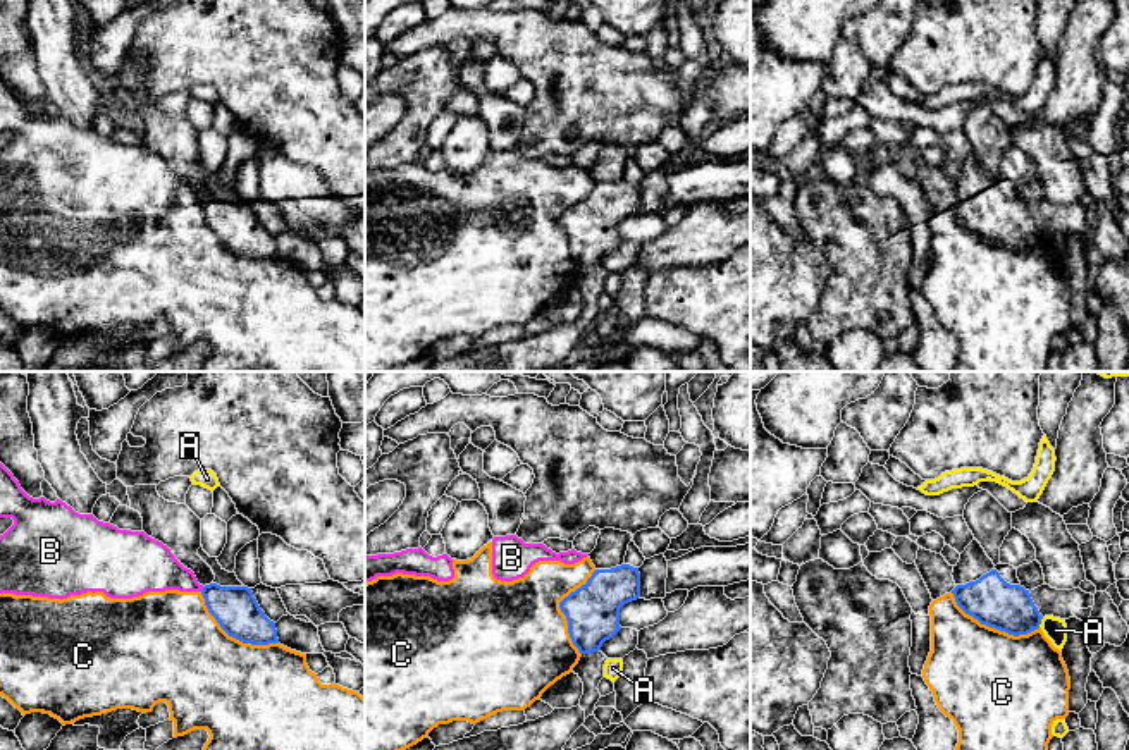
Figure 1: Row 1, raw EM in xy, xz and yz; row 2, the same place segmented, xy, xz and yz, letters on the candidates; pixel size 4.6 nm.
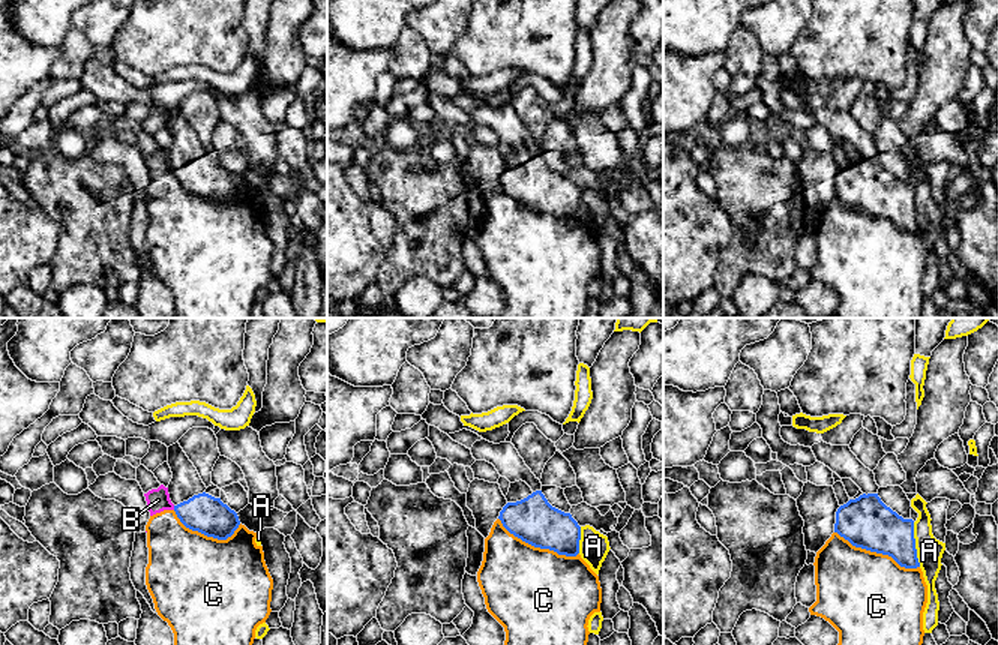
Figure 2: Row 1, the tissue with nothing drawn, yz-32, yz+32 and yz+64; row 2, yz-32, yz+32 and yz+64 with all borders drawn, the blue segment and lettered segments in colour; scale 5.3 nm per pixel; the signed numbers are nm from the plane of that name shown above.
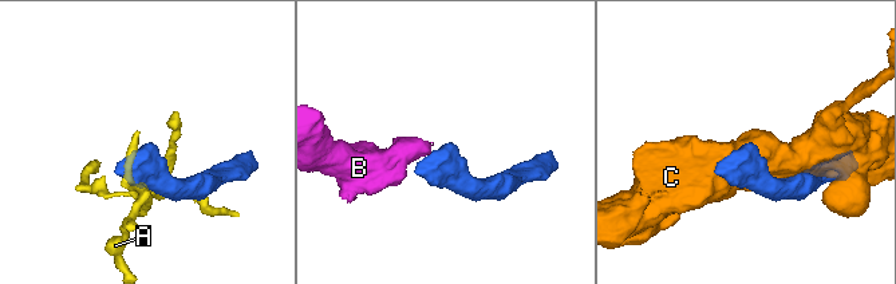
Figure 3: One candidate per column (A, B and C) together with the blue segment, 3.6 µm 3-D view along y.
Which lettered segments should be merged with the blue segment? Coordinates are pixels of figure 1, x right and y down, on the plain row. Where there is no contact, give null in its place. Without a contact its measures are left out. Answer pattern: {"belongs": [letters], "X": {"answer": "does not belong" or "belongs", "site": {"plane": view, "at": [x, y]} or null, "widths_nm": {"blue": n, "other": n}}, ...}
{"belongs": [], "A": {"answer": "does not belong", "site": {"plane": "yz", "at": [1040, 238]}, "widths_nm": {"blue": 220, "other": 110}}, "B": {"answer": "does not belong", "site": {"plane": "xy", "at": [203, 203]}, "widths_nm": {"blue": 200, "other": 220}}, "C": {"answer": "does not belong", "site": {"plane": "yz", "at": [992, 241]}, "widths_nm": {"blue": 220, "other": 480}}}

